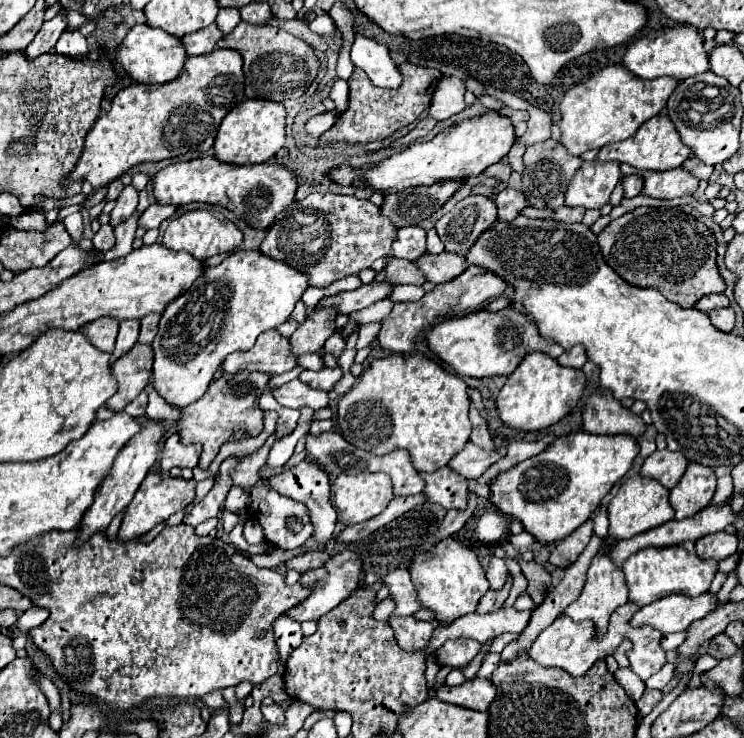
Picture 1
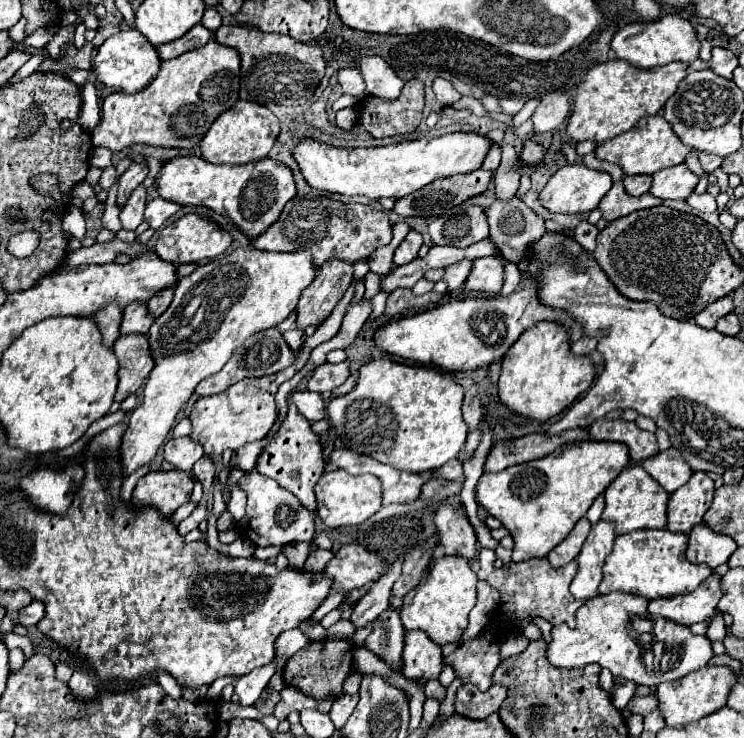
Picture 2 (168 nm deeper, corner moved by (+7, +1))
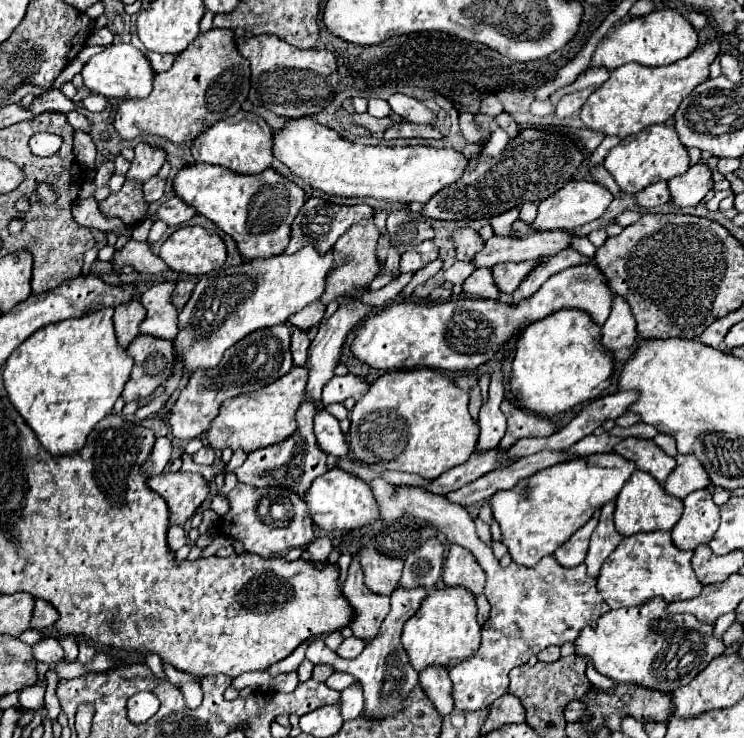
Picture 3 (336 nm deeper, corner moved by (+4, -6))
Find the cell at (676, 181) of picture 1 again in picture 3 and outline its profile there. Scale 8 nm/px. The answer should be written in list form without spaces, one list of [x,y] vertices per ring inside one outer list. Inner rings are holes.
[[[705,164],[691,166],[685,174],[675,176],[669,184],[671,202],[675,206],[697,206],[705,194],[713,188],[711,170]]]

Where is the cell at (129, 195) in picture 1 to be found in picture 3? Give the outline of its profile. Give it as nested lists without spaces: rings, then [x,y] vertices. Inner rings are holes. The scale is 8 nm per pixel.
[[[137,144],[135,146],[135,158],[131,162],[129,172],[125,174],[127,180],[137,180],[137,182],[147,182],[149,178],[157,176],[165,162],[165,152],[147,144]]]

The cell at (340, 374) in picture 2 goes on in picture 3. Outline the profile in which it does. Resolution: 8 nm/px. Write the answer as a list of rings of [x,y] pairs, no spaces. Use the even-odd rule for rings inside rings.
[[[347,374],[347,376],[333,376],[329,384],[323,388],[323,406],[333,404],[333,402],[343,402],[349,396],[363,394],[367,390],[367,384],[359,376]]]

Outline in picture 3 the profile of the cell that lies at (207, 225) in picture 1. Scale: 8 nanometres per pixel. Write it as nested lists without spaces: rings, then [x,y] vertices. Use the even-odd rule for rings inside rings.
[[[187,226],[175,230],[161,246],[161,260],[177,274],[203,276],[225,264],[225,242],[211,230]]]

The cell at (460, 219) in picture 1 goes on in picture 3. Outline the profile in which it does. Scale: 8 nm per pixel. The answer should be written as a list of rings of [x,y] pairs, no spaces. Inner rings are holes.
[[[465,226],[465,228],[457,228],[451,236],[453,244],[455,244],[455,252],[457,252],[457,260],[471,260],[481,248],[483,248],[483,238],[479,236],[477,230]]]

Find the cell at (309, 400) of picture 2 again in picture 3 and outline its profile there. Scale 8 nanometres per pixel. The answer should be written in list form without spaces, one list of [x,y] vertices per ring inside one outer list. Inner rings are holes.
[[[325,408],[317,410],[317,414],[315,414],[315,436],[317,436],[317,444],[331,456],[347,454],[347,444],[341,434],[339,420],[335,416],[331,416]]]

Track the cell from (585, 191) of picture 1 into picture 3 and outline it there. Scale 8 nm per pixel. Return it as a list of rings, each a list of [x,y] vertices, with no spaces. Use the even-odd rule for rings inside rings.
[[[571,180],[569,184],[565,184],[561,190],[557,190],[553,196],[545,198],[539,204],[539,214],[533,220],[533,228],[537,228],[539,232],[545,232],[545,230],[573,230],[577,226],[583,226],[587,222],[597,220],[607,210],[611,200],[613,200],[613,194],[605,186],[601,186],[599,182]]]

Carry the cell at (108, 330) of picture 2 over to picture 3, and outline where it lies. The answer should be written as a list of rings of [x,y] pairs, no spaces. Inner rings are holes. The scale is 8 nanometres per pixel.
[[[131,300],[115,308],[113,322],[119,346],[123,348],[129,346],[129,342],[139,334],[139,324],[143,318],[145,318],[145,308],[139,304],[139,300]]]

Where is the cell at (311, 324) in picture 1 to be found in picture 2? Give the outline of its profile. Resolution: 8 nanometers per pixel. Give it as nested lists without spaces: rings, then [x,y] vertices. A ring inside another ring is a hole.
[[[330,259],[320,269],[316,279],[302,291],[298,303],[298,327],[322,323],[338,305],[354,279],[354,265],[342,259]]]

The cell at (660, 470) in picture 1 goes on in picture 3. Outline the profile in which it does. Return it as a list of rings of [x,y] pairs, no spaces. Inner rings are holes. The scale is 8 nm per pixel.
[[[677,454],[675,460],[677,466],[673,468],[673,472],[667,476],[663,484],[663,490],[667,494],[683,500],[697,488],[707,488],[711,484],[705,468],[699,464],[699,460],[693,454],[685,454],[685,456]]]

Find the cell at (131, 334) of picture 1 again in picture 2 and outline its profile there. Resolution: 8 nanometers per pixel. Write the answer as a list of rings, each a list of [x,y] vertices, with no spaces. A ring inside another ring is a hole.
[[[134,301],[124,309],[120,333],[148,333],[150,325],[154,321],[156,321],[156,317],[150,315],[148,305],[142,301]]]

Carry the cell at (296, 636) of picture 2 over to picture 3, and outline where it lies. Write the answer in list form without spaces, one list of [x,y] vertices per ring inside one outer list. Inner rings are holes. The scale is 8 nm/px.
[[[397,588],[391,596],[391,610],[387,618],[381,622],[377,636],[365,646],[365,650],[355,660],[339,658],[335,652],[331,652],[325,646],[323,636],[319,636],[309,644],[307,660],[311,660],[313,664],[329,664],[339,672],[347,672],[355,676],[363,684],[363,692],[365,692],[363,716],[373,716],[373,720],[381,720],[381,716],[397,716],[397,712],[401,712],[405,704],[405,696],[409,696],[409,690],[413,690],[419,684],[417,672],[409,664],[409,656],[405,656],[405,648],[401,648],[401,630],[403,630],[403,624],[417,612],[425,596],[427,596],[425,590],[421,588],[415,588],[415,590]]]

